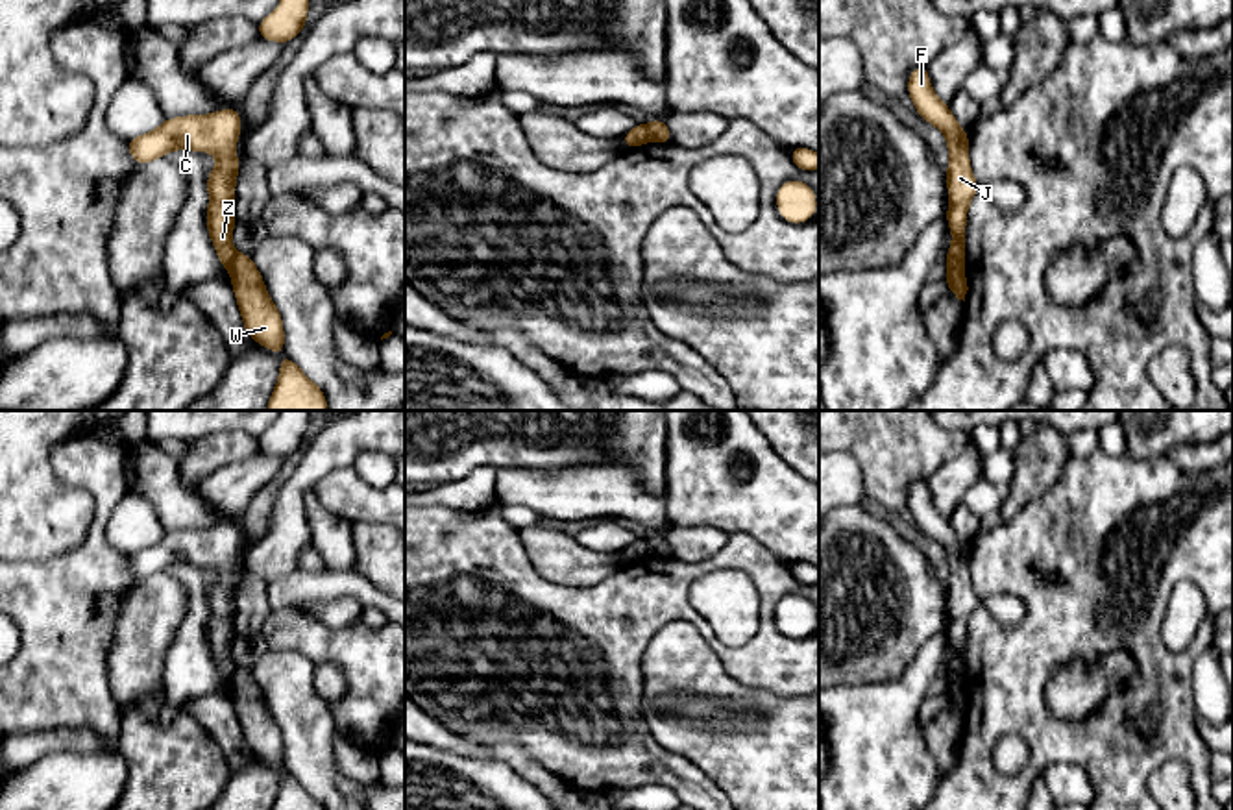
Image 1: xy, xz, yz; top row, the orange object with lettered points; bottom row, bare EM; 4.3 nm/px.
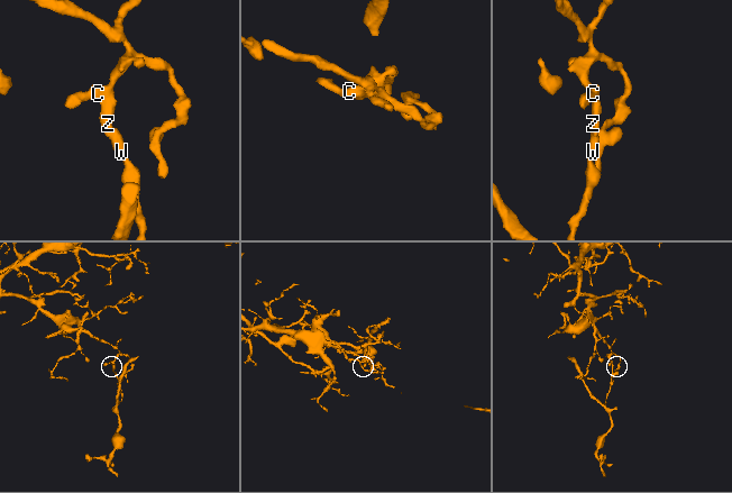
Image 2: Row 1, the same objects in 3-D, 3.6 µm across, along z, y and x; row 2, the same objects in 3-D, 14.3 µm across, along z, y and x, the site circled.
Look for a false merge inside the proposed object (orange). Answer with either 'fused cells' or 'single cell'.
fused cells

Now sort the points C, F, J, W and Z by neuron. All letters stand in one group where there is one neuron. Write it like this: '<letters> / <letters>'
C F J Z / W

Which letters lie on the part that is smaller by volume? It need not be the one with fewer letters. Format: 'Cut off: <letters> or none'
Cut off: W

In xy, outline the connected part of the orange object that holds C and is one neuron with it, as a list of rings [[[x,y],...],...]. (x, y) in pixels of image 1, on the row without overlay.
[[[229,522],[201,531],[165,533],[155,546],[126,553],[129,570],[137,579],[165,571],[170,564],[211,566],[218,571],[218,579],[207,590],[209,623],[205,640],[227,686],[231,686],[237,669],[231,647],[237,638],[235,599],[242,570],[238,573],[233,570],[240,544],[240,525]]]

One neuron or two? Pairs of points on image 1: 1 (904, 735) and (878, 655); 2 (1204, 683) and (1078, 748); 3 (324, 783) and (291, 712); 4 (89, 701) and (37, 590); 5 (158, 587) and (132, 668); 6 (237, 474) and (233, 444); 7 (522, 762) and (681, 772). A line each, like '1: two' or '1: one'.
1: two
2: two
3: one
4: one
5: one
6: two
7: two

